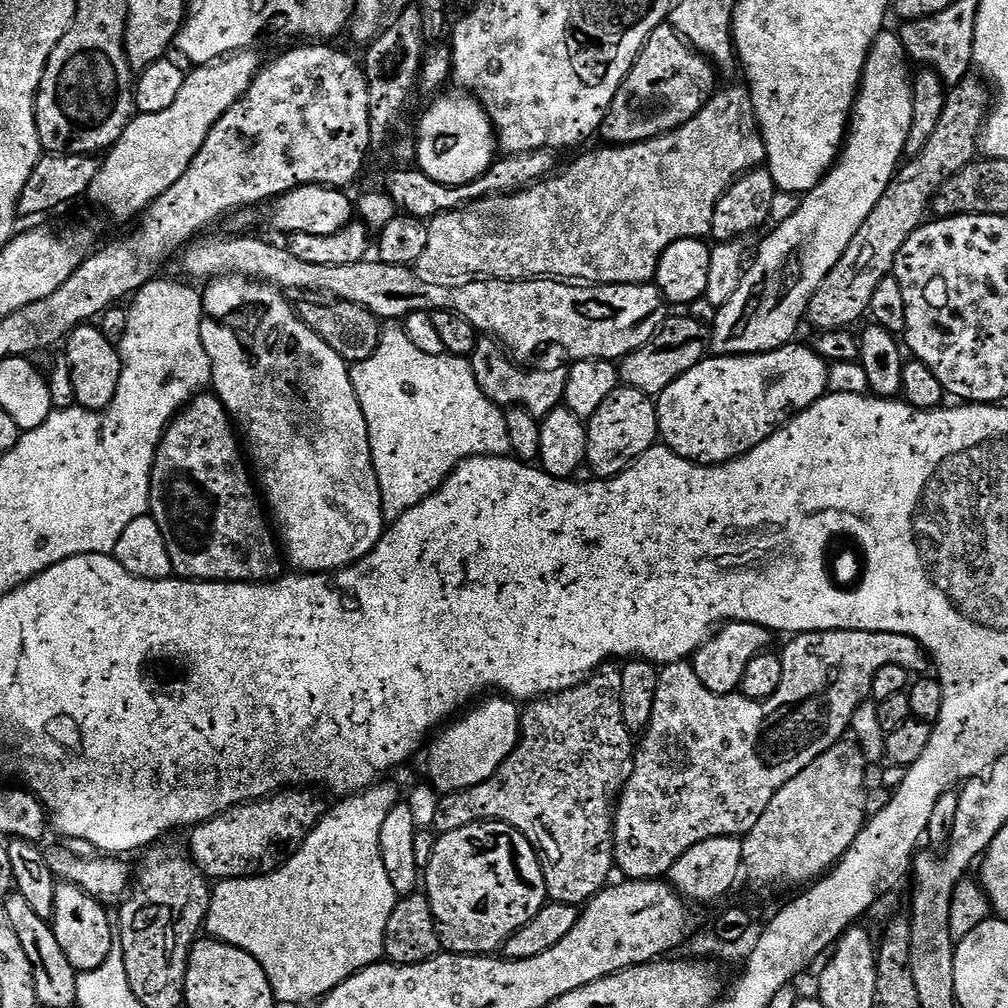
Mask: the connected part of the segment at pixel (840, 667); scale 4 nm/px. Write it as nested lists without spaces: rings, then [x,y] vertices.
[[[835,628],[833,632],[801,632],[789,640],[792,641],[785,646],[784,652],[782,651],[784,662],[782,682],[774,695],[765,700],[751,700],[743,694],[721,694],[706,690],[706,686],[698,678],[695,667],[688,660],[663,665],[658,682],[658,694],[654,702],[654,714],[643,733],[644,741],[641,744],[639,741],[638,751],[632,762],[632,775],[628,777],[628,783],[625,784],[624,791],[621,792],[620,799],[614,808],[614,827],[612,829],[614,864],[619,871],[621,868],[625,872],[623,875],[627,879],[659,880],[667,877],[668,871],[676,865],[678,858],[682,858],[682,854],[686,854],[686,850],[698,846],[698,842],[706,842],[710,838],[719,836],[747,837],[748,832],[754,830],[754,826],[758,826],[758,818],[762,818],[762,814],[766,814],[766,806],[770,806],[774,794],[778,794],[778,790],[782,790],[782,786],[786,786],[786,782],[790,782],[790,778],[794,778],[802,770],[806,770],[806,766],[810,766],[810,762],[816,760],[818,752],[812,747],[819,742],[820,736],[824,740],[831,741],[833,739],[831,736],[835,732],[842,731],[851,722],[852,715],[860,708],[860,703],[871,697],[874,674],[878,674],[878,670],[882,670],[882,666],[891,664],[902,666],[910,674],[924,674],[927,673],[924,671],[930,668],[930,658],[925,653],[924,647],[906,634]]]

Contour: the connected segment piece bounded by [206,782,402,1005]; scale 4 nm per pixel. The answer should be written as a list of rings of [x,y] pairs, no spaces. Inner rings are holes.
[[[377,782],[372,785],[372,787],[368,788],[364,792],[358,792],[354,796],[350,796],[339,801],[340,804],[336,809],[329,811],[325,814],[320,820],[320,825],[312,831],[310,835],[306,838],[306,842],[291,858],[286,861],[286,863],[280,865],[279,868],[276,869],[275,872],[266,872],[258,876],[248,876],[244,880],[221,880],[219,883],[212,888],[212,901],[210,902],[210,906],[208,907],[208,918],[206,921],[206,932],[209,937],[213,940],[220,940],[223,944],[229,944],[230,946],[234,946],[238,950],[246,950],[246,954],[250,954],[250,958],[254,958],[258,962],[258,966],[262,966],[262,970],[266,970],[266,978],[270,982],[270,986],[272,987],[273,994],[276,995],[277,1001],[281,1005],[284,1004],[308,1004],[313,1000],[313,1002],[319,1002],[324,999],[325,996],[328,995],[329,992],[333,992],[338,985],[342,982],[346,982],[350,979],[356,972],[360,972],[364,968],[370,967],[372,964],[377,963],[384,956],[384,939],[386,938],[386,926],[390,922],[390,914],[394,914],[394,910],[396,909],[396,901],[398,899],[396,891],[394,890],[394,886],[390,886],[390,878],[386,875],[386,866],[382,866],[382,850],[380,849],[380,835],[382,834],[382,822],[386,822],[386,816],[390,814],[390,810],[394,810],[396,804],[401,803],[402,796],[400,796],[400,792],[395,788],[392,784],[384,784],[388,782]]]

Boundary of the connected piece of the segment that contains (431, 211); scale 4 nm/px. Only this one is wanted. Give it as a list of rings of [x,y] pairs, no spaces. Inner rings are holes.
[[[543,148],[533,152],[513,152],[503,158],[492,161],[492,165],[477,178],[465,184],[443,184],[434,182],[419,167],[408,166],[405,172],[396,172],[388,180],[386,191],[389,198],[395,202],[401,213],[413,216],[415,220],[430,221],[443,212],[453,212],[475,200],[487,196],[507,196],[510,192],[520,192],[539,180],[547,180],[557,171],[555,151]]]

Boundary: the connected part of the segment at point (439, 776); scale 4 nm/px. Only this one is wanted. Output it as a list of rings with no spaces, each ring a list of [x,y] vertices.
[[[500,694],[493,698],[488,702],[481,701],[478,708],[471,707],[464,714],[466,716],[455,719],[448,726],[450,728],[445,727],[431,741],[432,749],[430,744],[427,752],[428,776],[432,780],[428,780],[438,793],[464,792],[467,788],[486,782],[516,749],[516,743],[520,740],[521,705]]]

